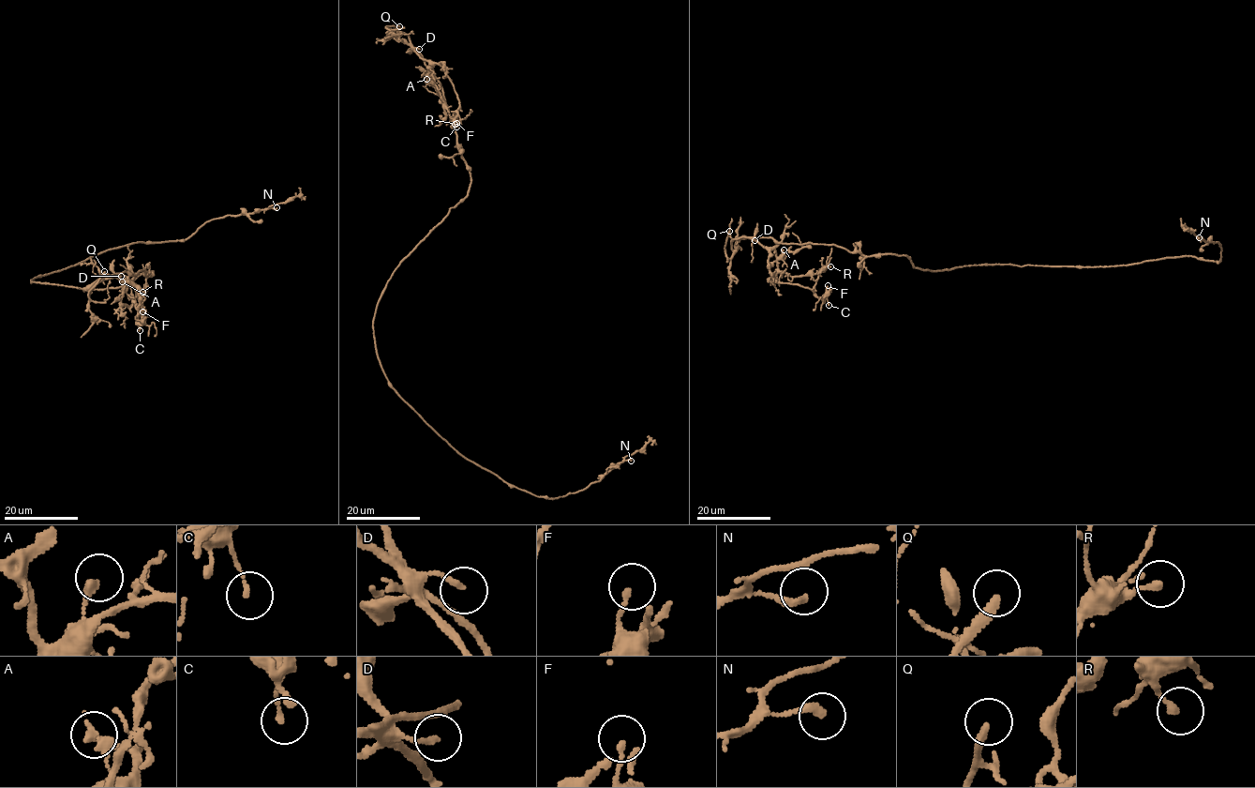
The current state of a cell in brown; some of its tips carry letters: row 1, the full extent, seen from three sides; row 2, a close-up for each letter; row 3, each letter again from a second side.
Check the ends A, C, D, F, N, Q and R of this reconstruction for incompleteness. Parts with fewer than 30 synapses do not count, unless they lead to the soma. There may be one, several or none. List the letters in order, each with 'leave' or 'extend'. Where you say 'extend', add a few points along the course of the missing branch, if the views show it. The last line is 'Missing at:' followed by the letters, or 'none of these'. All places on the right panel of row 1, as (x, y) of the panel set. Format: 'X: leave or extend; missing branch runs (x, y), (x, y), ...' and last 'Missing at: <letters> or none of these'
A: leave
C: leave
D: leave
F: leave
N: leave
Q: extend; missing branch runs (729, 231), (733, 218), (725, 218), (719, 197), (710, 187)
R: leave
Missing at: Q

